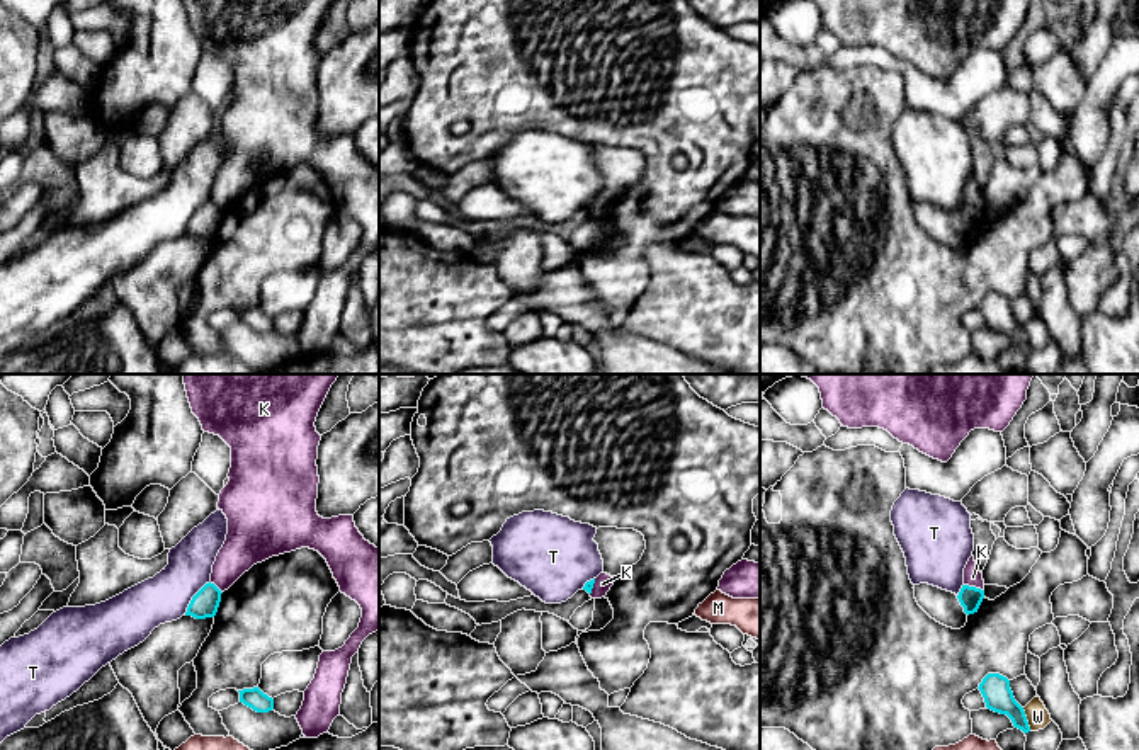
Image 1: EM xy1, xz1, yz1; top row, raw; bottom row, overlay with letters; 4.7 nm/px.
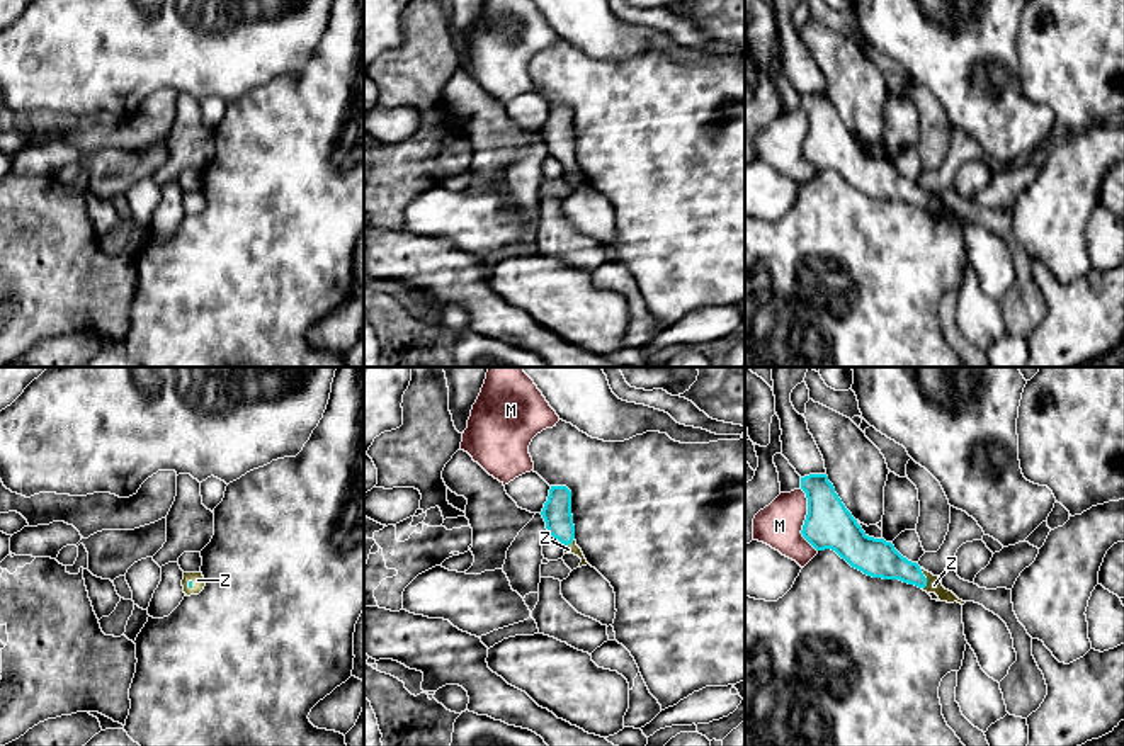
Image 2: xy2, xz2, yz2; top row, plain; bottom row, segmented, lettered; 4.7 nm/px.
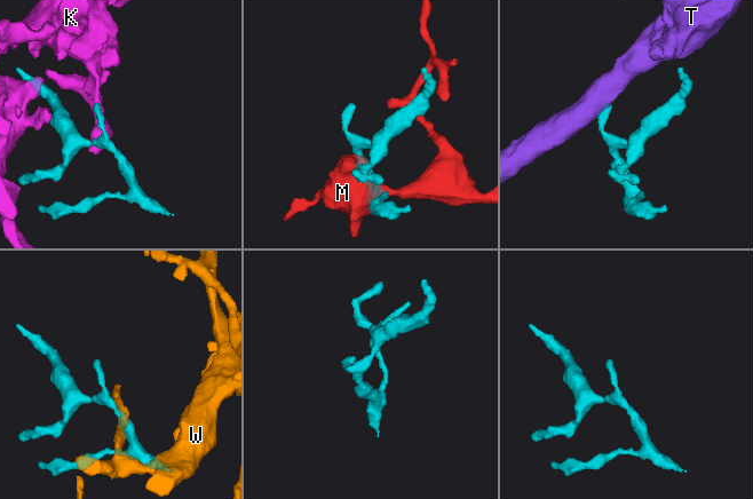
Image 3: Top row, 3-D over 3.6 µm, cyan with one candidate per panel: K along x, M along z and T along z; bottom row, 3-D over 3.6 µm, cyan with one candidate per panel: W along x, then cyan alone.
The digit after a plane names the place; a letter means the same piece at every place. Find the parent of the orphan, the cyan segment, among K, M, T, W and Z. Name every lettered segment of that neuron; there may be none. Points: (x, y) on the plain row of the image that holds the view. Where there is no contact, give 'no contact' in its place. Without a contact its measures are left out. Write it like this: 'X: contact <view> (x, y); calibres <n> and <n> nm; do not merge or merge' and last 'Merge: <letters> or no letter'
K: contact yz1 (974, 206); calibres 110 and 90 nm; do not merge
M: contact yz2 (805, 140); calibres 220 and 220 nm; do not merge
T: contact xy1 (192, 216); calibres 130 and 220 nm; do not merge
W: contact yz1 (1025, 339); calibres 140 and 110 nm; do not merge
Z: contact yz2 (925, 197); calibres 180 and 70 nm; merge
Merge: Z

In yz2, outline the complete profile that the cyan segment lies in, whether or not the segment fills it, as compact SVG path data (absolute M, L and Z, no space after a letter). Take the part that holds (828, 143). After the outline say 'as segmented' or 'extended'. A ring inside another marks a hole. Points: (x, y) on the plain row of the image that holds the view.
M826 93L801 97L801 109L808 117L801 153L816 170L832 168L867 195L900 199L935 212L940 221L966 223L945 209L939 195L903 177L891 161L869 156L845 127Z; extended

